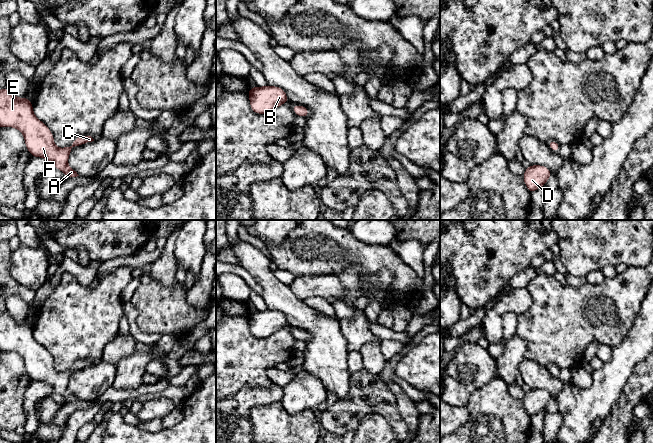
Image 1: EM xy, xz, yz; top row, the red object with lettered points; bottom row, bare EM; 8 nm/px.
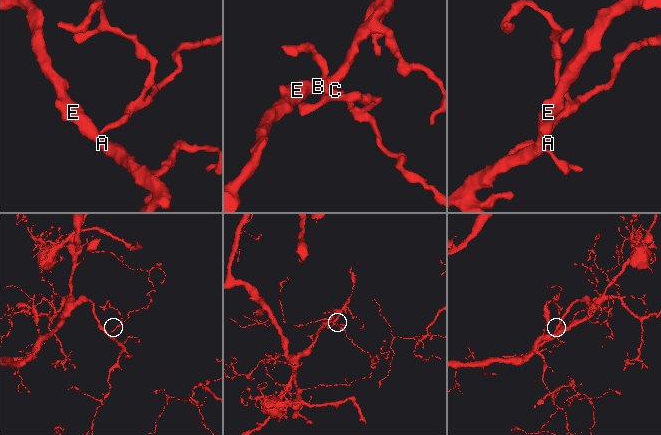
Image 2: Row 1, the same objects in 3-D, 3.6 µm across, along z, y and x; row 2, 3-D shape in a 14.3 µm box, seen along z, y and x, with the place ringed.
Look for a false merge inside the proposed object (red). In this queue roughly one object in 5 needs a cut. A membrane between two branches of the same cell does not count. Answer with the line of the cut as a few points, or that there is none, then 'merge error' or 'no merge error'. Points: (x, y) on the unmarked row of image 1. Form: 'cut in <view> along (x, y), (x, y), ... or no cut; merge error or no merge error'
no cut; no merge error

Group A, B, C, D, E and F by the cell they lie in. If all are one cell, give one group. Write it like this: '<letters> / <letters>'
A B C D E F

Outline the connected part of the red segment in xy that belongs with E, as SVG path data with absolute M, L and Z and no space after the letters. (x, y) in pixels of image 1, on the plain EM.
M7 311L0 314L0 351L18 353L32 381L49 384L54 392L64 396L67 403L79 400L68 389L72 372L94 365L91 360L78 360L70 370L56 371L50 353L35 340L33 328L26 320L14 320Z

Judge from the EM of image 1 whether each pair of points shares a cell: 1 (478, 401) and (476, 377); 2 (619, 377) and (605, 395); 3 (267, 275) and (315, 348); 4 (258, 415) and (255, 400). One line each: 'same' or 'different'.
1: different
2: same
3: same
4: different

